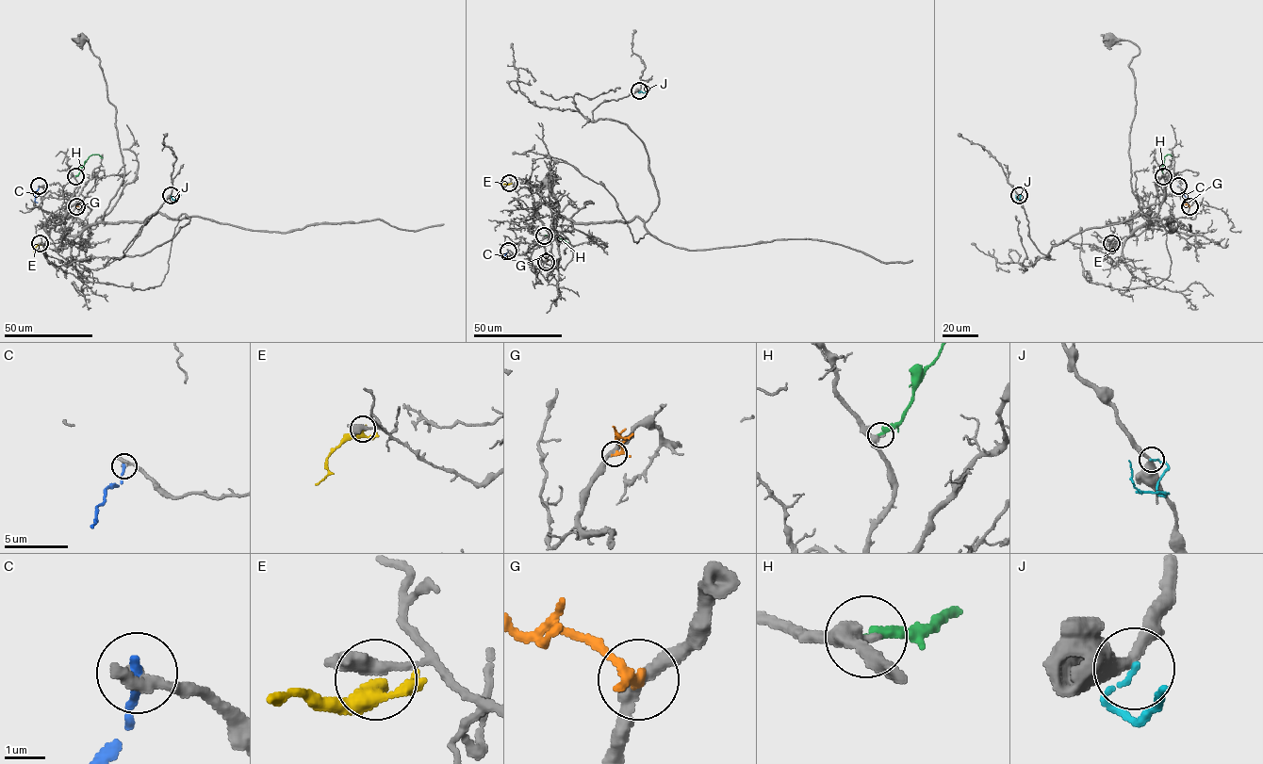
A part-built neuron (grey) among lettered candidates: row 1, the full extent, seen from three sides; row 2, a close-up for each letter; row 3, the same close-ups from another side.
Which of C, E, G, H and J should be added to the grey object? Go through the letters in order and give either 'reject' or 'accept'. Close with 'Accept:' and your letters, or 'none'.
C: reject
E: reject
G: accept
H: reject
J: reject
Accept: G

